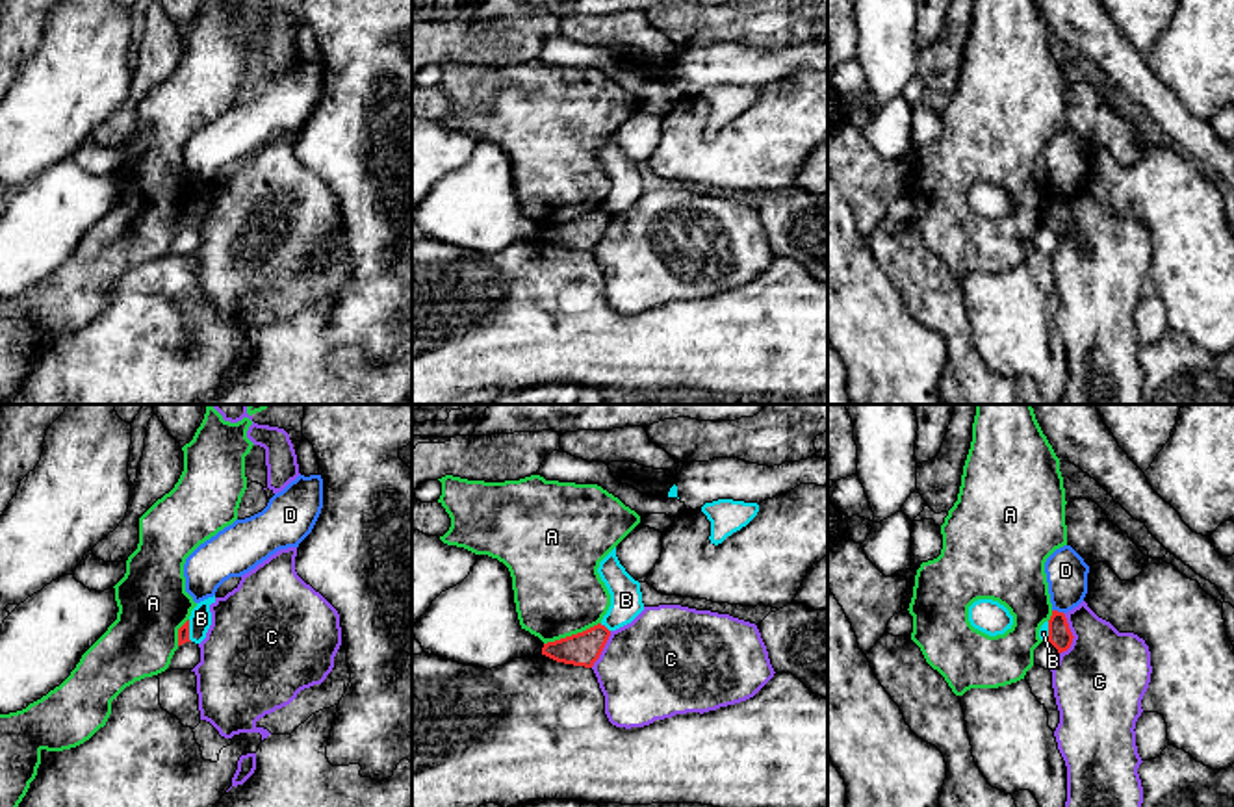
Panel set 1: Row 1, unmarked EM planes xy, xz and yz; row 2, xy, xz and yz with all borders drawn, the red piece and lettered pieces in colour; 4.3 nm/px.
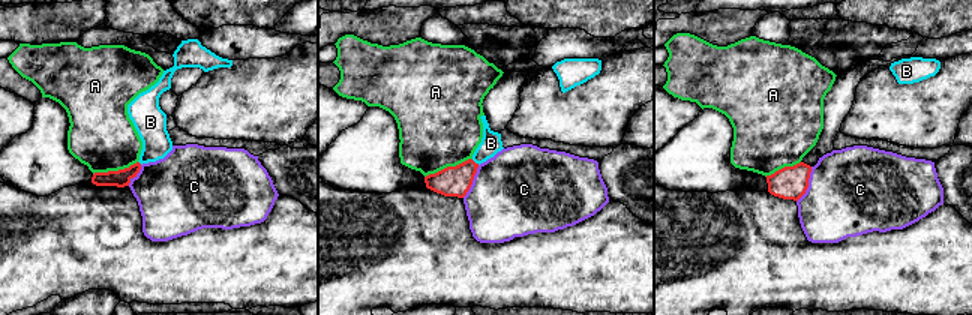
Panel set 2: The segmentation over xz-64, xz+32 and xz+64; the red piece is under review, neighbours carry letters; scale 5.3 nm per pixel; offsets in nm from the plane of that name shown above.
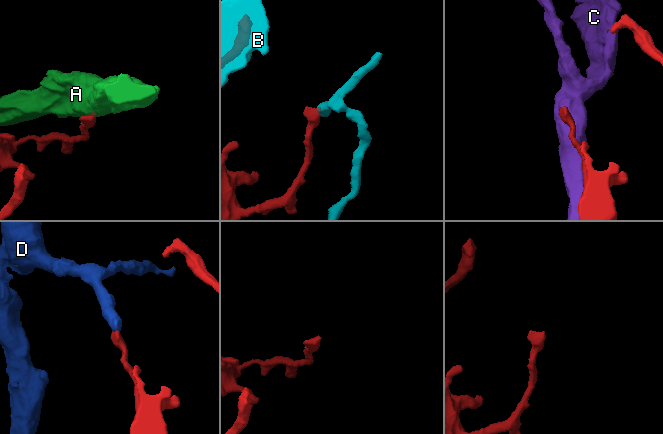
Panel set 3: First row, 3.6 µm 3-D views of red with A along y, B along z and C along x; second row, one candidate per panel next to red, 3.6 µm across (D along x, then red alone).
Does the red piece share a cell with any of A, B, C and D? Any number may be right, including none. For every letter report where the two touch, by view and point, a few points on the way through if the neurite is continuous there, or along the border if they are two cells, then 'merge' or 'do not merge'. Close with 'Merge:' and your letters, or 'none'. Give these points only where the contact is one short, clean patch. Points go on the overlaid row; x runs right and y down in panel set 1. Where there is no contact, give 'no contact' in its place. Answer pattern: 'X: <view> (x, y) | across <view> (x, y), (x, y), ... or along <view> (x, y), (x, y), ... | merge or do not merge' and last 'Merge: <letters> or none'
A: xz (572, 635) | do not merge
B: xy (188, 631) | do not merge
C: yz (1071, 635) | do not merge
D: yz (1056, 611) | along yz (1053, 609), (1064, 614) | do not merge
Merge: none

